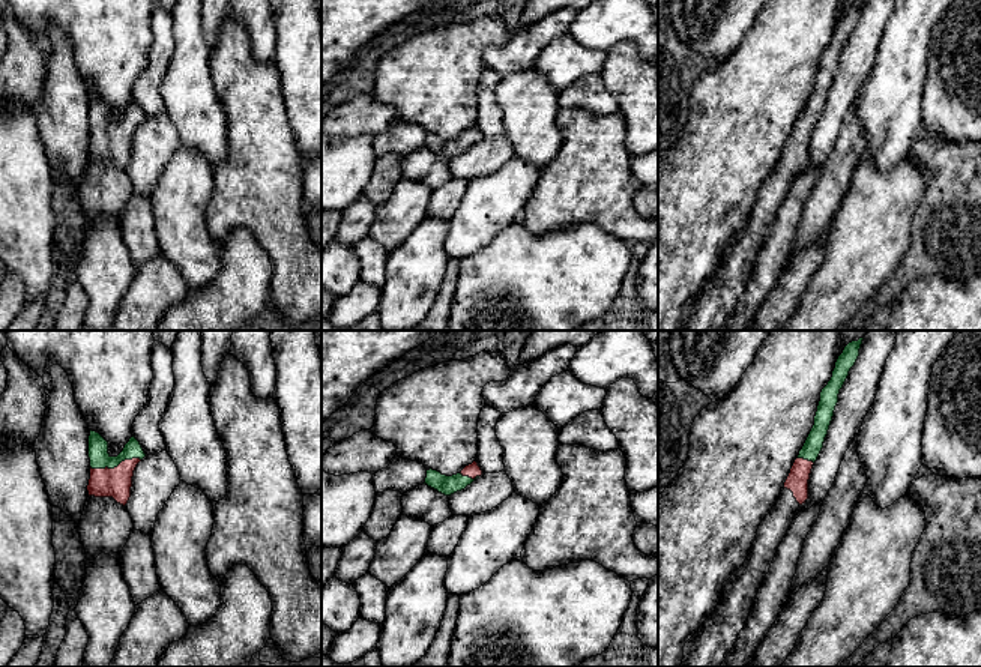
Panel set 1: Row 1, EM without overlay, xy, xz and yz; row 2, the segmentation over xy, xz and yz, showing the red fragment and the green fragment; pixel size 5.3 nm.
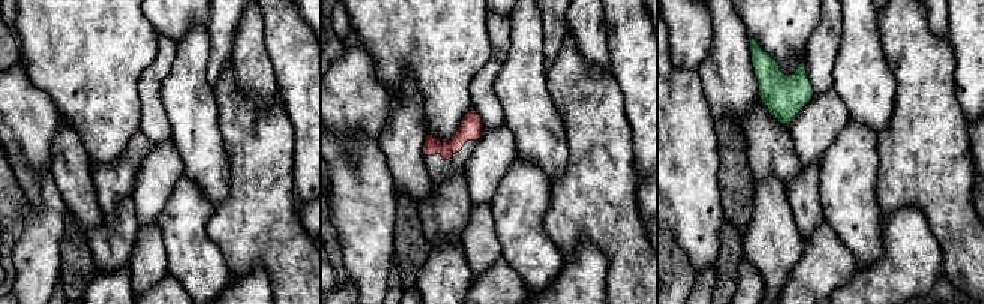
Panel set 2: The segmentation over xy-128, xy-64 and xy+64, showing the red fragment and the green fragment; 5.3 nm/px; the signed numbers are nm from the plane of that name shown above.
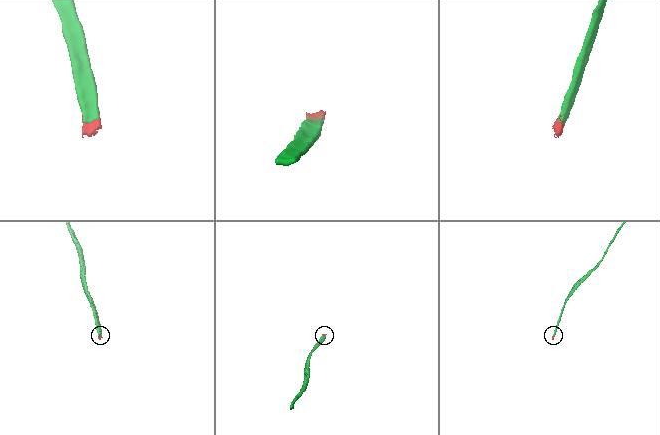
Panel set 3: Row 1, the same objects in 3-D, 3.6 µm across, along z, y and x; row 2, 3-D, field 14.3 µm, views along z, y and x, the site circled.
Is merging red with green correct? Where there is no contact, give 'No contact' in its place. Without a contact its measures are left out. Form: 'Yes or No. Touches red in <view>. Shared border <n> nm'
Yes. Touches red in xy. Shared border 280 nm

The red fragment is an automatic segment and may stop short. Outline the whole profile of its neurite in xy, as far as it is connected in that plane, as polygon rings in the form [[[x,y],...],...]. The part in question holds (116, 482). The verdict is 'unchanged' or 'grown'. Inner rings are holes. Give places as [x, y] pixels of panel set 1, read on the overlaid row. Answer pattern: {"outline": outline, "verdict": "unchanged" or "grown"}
{"outline": [[[90,430],[89,496],[113,497],[125,506],[131,497],[134,470],[144,457],[146,454],[134,436],[117,457],[111,457],[108,454],[108,442],[99,433]]], "verdict": "grown"}

